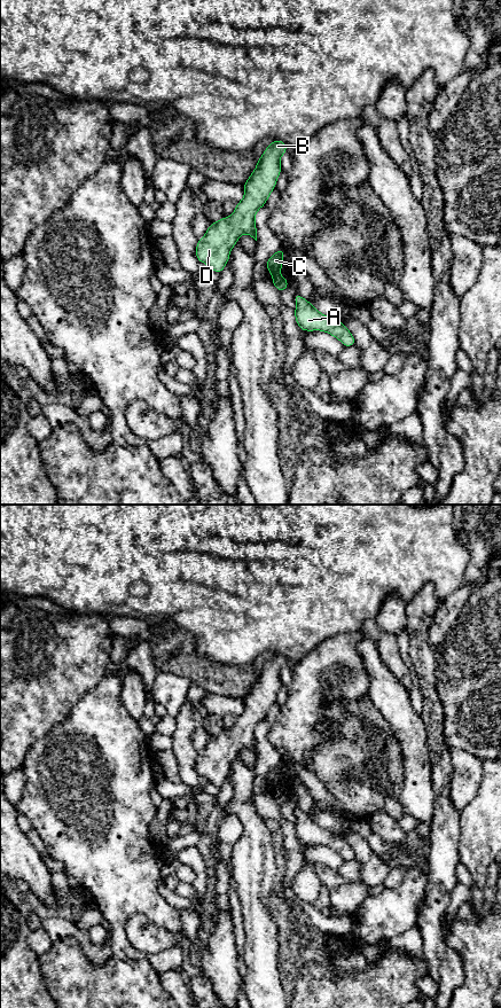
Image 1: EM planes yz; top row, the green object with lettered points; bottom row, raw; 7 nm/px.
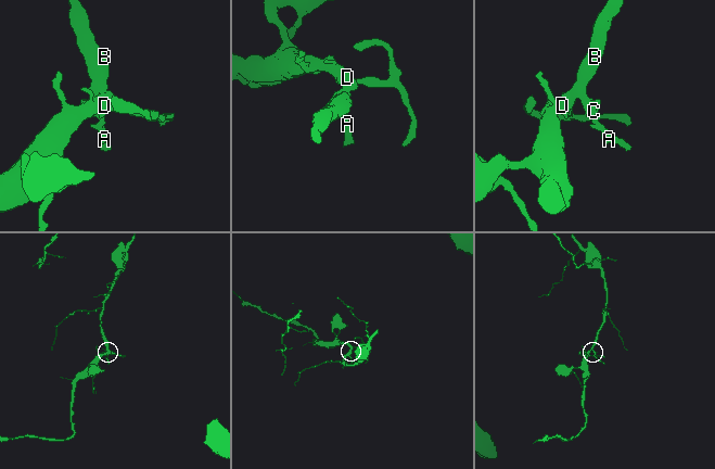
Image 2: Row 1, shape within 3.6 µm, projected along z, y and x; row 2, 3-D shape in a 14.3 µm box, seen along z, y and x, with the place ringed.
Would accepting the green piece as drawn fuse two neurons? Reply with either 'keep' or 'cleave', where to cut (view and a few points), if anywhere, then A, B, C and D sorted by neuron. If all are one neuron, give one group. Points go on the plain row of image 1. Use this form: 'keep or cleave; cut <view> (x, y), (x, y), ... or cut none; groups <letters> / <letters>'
keep; cut none; groups A B C D

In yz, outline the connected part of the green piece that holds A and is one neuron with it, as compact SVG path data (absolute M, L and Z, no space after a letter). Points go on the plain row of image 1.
M298 806L295 807L295 831L297 839L305 845L321 844L329 846L339 853L344 861L355 859L355 854L351 845L343 838L343 835L330 833L326 828L321 828L312 818L304 813Z

